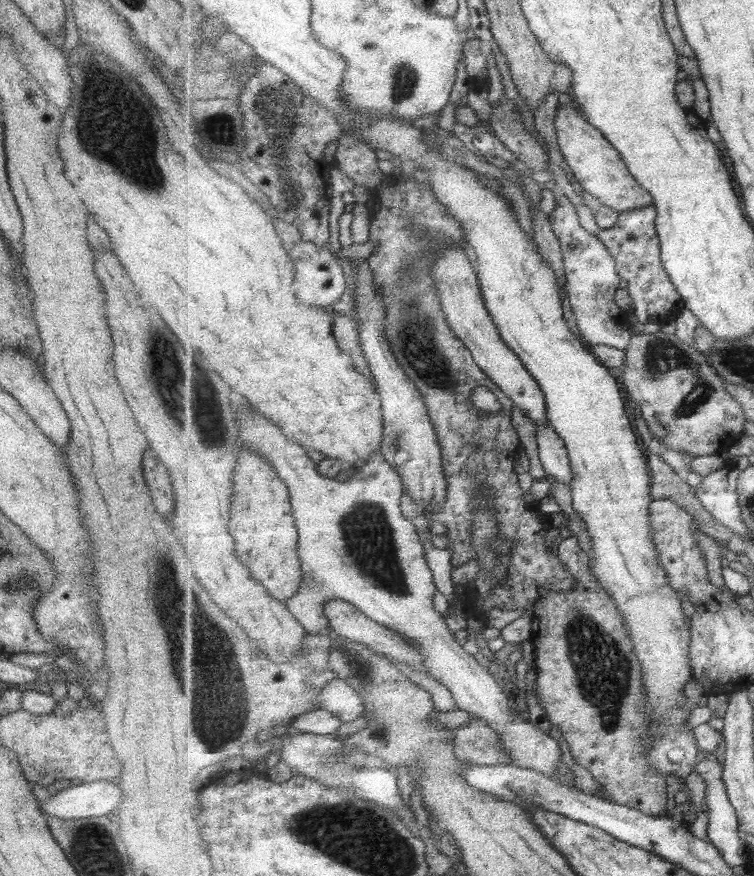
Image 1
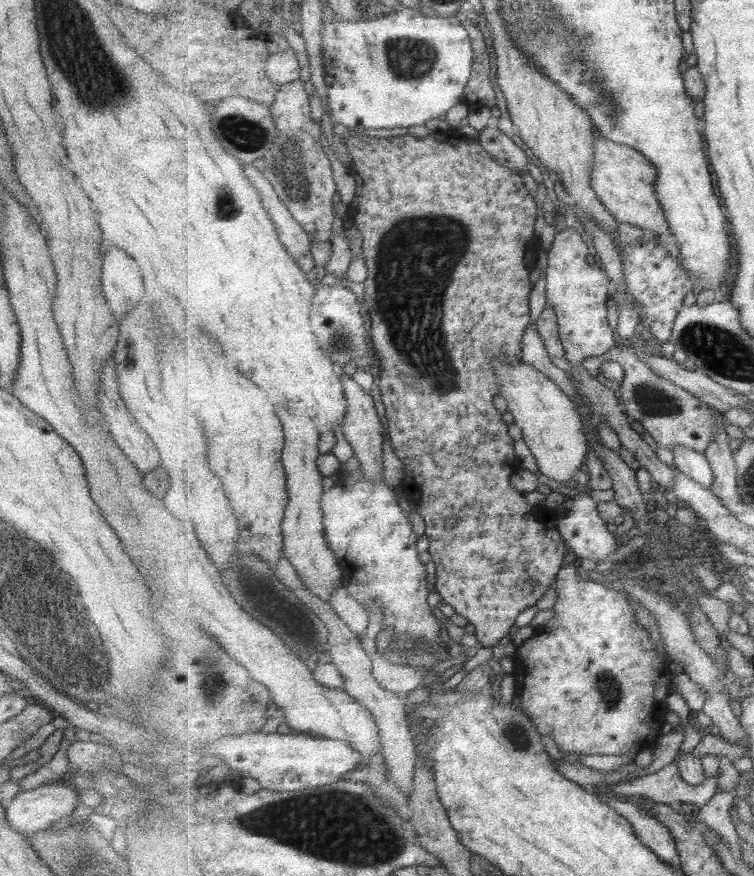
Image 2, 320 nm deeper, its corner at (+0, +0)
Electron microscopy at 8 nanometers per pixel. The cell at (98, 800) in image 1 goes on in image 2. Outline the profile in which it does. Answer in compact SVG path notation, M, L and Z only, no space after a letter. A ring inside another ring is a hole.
M65 781L41 785L33 790L19 792L5 807L5 821L13 831L29 836L38 831L45 831L52 822L71 815L78 802L81 802L79 793Z

